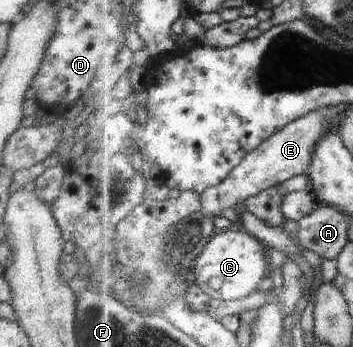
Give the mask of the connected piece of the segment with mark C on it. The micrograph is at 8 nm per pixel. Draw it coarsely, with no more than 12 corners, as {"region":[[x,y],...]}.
{"region":[[245,229],[218,231],[192,277],[211,298],[257,293],[270,265]]}

